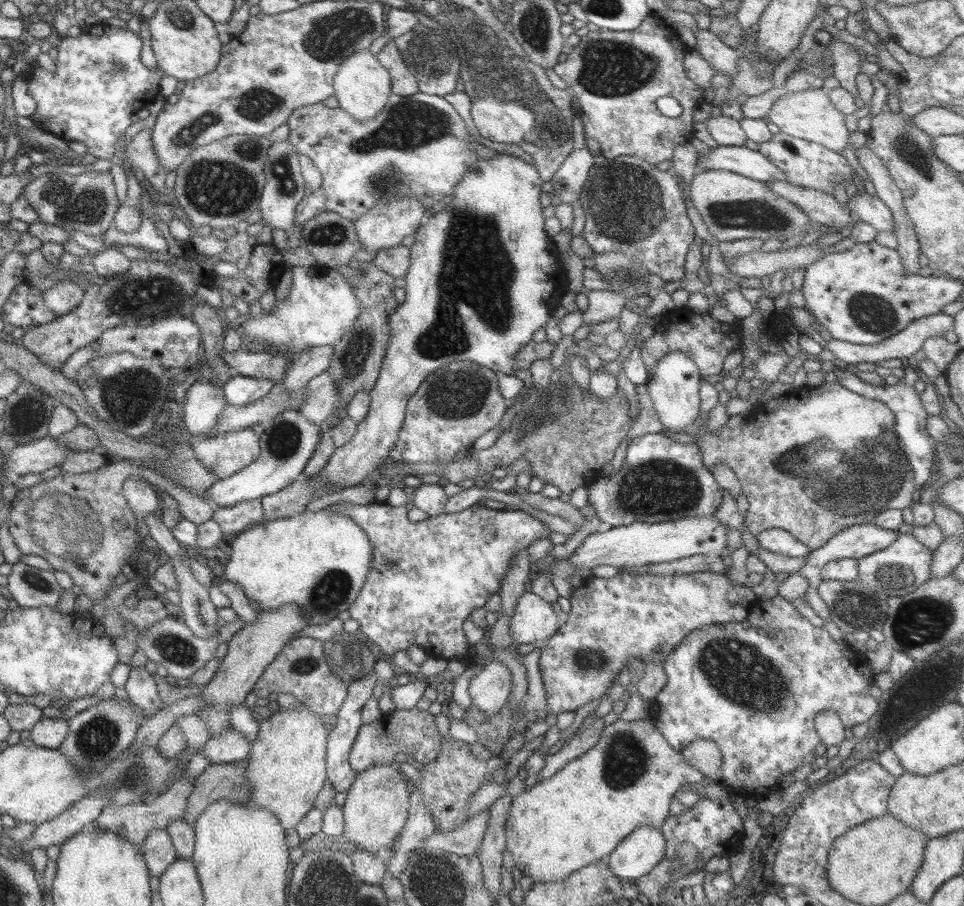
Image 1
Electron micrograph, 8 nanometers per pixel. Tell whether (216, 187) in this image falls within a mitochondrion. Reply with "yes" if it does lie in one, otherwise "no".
yes

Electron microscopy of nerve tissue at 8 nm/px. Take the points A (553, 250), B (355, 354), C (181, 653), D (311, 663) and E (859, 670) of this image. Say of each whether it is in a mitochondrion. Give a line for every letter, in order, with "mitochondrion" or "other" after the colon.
A: other
B: mitochondrion
C: mitochondrion
D: mitochondrion
E: other

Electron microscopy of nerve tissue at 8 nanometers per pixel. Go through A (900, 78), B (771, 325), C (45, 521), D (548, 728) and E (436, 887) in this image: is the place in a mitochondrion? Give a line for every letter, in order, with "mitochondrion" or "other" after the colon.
A: other
B: other
C: mitochondrion
D: other
E: mitochondrion

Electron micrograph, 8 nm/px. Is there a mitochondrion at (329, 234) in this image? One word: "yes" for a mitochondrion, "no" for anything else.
yes

